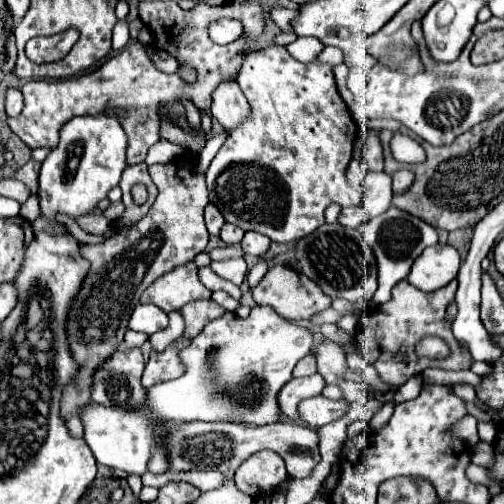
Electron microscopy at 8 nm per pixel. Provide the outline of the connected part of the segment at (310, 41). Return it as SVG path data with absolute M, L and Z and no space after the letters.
M297 38L295 42L287 44L289 54L291 54L295 60L305 62L305 64L313 62L315 56L317 56L323 48L325 48L325 44L323 44L321 40L317 40L317 38Z

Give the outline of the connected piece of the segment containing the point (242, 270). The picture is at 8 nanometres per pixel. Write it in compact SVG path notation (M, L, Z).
M227 258L227 260L219 260L219 262L211 262L211 268L215 274L233 282L235 286L241 286L241 282L247 276L247 264L243 258Z

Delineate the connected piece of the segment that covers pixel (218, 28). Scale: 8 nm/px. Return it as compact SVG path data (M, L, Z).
M221 18L209 26L209 36L217 44L235 42L243 32L243 24L233 18Z

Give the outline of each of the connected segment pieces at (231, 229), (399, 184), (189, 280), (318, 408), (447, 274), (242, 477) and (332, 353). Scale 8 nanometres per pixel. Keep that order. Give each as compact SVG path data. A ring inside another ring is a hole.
M223 224L223 228L221 228L221 240L225 242L225 244L239 244L241 242L241 238L243 238L243 230L239 228L239 226L233 226L233 224Z
M397 170L397 172L393 172L391 174L391 180L393 180L393 194L405 194L409 188L411 188L411 184L413 184L413 180L415 180L415 174L411 172L411 170Z
M185 262L155 280L139 298L141 304L157 304L167 314L179 310L187 302L211 298L211 292L199 282L195 262Z
M325 396L311 398L311 400L315 400L317 404L313 404L315 408L309 408L309 406L305 408L305 406L303 406L303 422L333 422L333 420L337 420L337 408L335 408L335 406L341 406L341 414L343 414L343 410L349 406L349 404L345 404L343 400L329 404L331 400L325 398Z
M435 244L425 248L423 254L413 262L407 280L423 292L433 292L457 276L459 264L459 252L453 246Z
M259 450L235 472L235 484L241 492L259 498L273 494L287 478L285 462L273 450Z
M323 340L323 342L315 344L313 352L317 358L317 372L325 378L325 382L339 384L343 372L347 370L345 352L341 350L341 346L337 346L335 342Z

